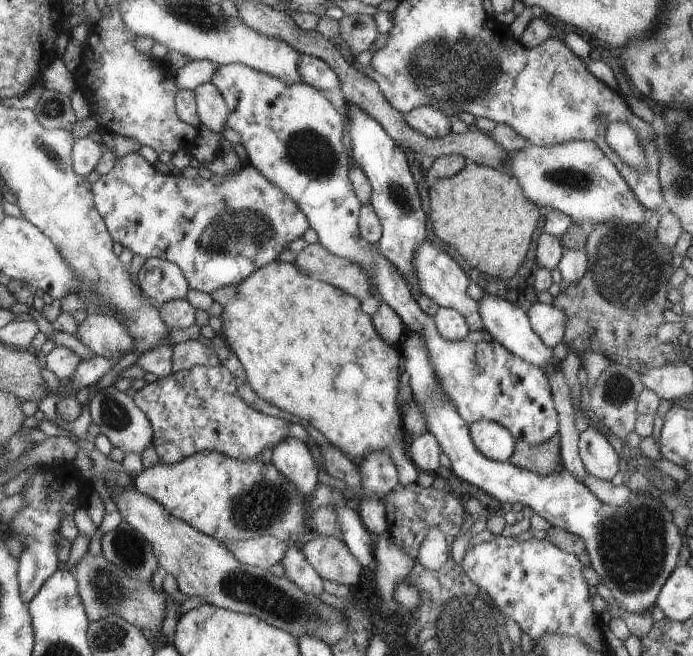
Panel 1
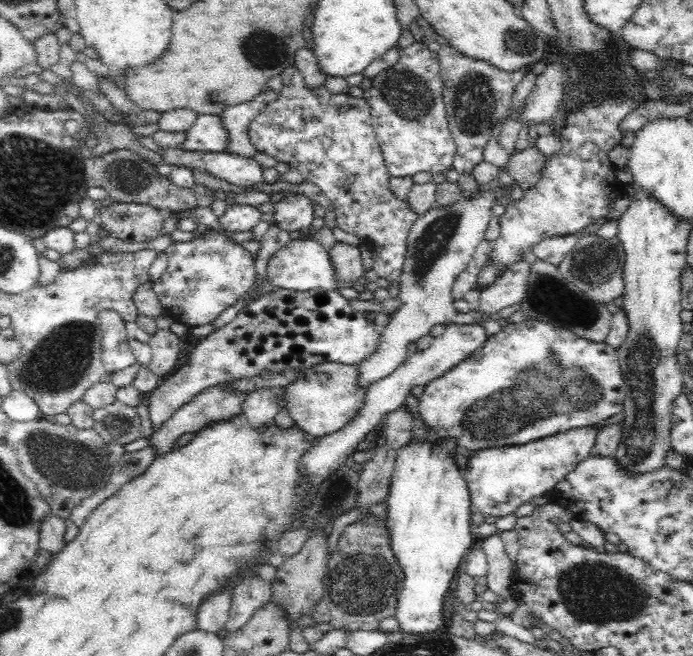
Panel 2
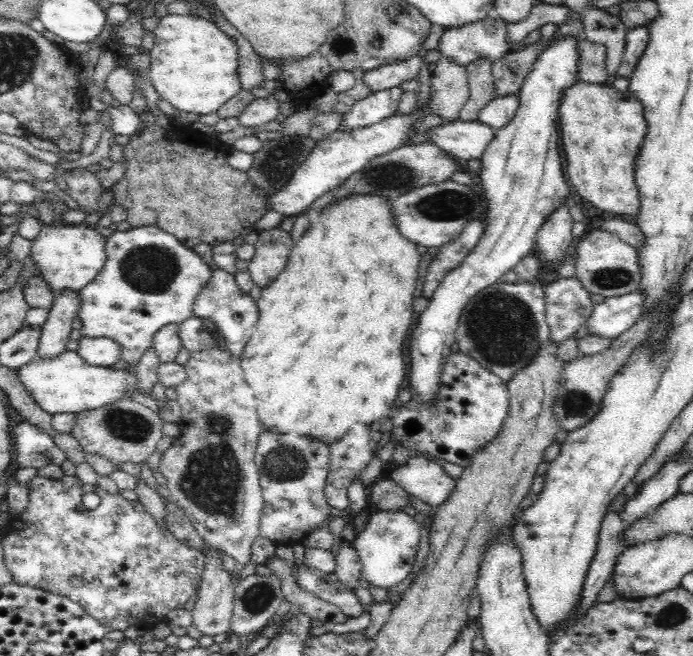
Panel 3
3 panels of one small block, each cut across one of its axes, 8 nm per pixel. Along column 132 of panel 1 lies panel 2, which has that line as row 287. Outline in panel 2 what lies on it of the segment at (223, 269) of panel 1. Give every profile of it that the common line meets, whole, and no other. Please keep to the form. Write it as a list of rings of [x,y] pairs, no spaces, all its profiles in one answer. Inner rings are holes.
[[[208,231],[201,239],[195,236],[189,242],[176,241],[165,250],[167,266],[153,287],[175,322],[188,326],[204,326],[214,322],[226,308],[230,308],[254,288],[256,267],[254,256],[228,236]]]

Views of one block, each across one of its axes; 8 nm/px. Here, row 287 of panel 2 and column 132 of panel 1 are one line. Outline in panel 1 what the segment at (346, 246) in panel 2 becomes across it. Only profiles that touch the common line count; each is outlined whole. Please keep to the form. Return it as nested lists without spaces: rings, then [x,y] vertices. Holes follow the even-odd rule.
[[[87,314],[73,334],[83,346],[101,358],[117,358],[131,350],[133,337],[111,316]]]

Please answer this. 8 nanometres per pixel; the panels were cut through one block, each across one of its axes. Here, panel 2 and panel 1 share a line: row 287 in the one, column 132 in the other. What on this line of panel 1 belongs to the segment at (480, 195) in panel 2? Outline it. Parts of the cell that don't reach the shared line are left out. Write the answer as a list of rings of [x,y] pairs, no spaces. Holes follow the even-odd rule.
[[[112,385],[97,391],[91,398],[89,404],[89,414],[93,423],[97,425],[98,432],[109,440],[111,446],[119,448],[124,454],[129,452],[141,453],[151,444],[151,424],[147,420],[146,413],[133,404],[133,399],[125,396],[123,392],[115,390]]]

